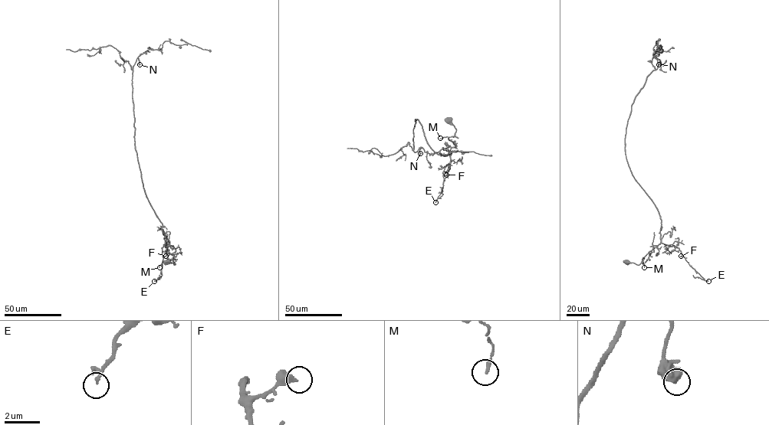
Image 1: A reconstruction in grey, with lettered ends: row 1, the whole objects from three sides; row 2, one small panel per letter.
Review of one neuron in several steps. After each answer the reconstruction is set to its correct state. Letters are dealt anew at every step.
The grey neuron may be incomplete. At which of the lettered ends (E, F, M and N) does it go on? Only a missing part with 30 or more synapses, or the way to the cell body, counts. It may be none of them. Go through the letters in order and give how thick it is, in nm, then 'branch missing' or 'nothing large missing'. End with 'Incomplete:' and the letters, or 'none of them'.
E: 150 nm thick; nothing large missing
F: 280 nm thick; nothing large missing
M: 180 nm thick; nothing large missing
N: 460 nm thick; nothing large missing
Incomplete: none of them

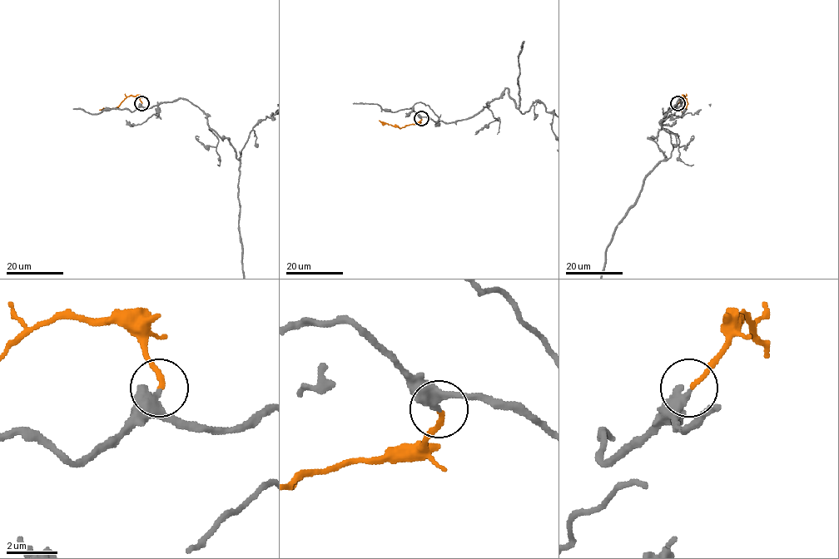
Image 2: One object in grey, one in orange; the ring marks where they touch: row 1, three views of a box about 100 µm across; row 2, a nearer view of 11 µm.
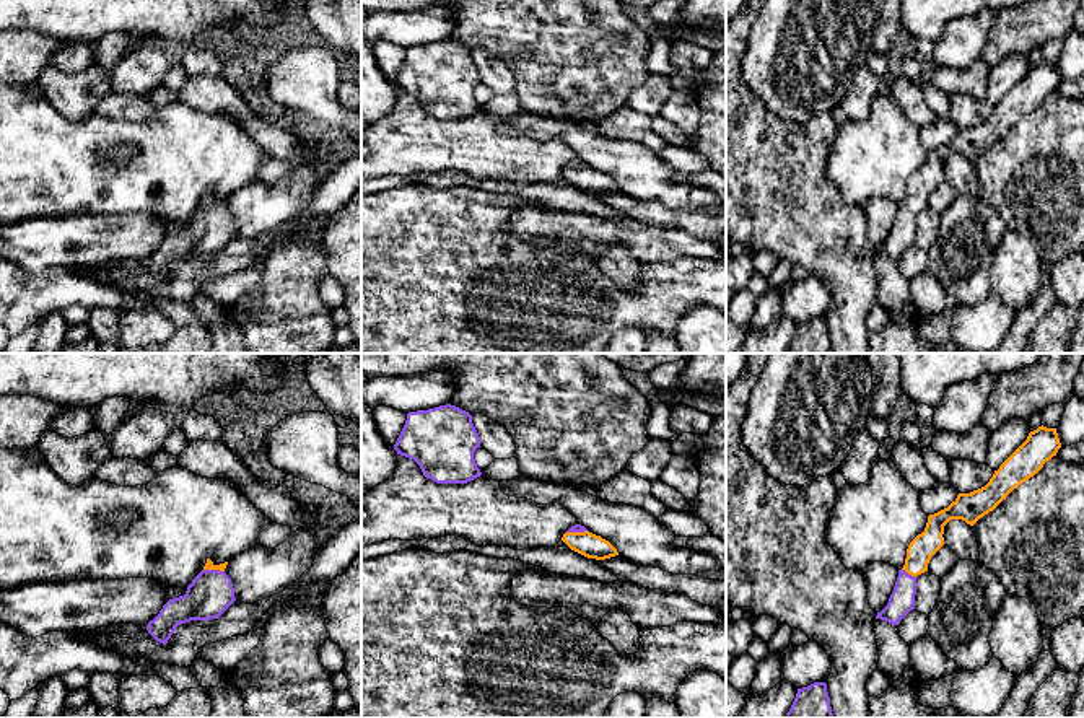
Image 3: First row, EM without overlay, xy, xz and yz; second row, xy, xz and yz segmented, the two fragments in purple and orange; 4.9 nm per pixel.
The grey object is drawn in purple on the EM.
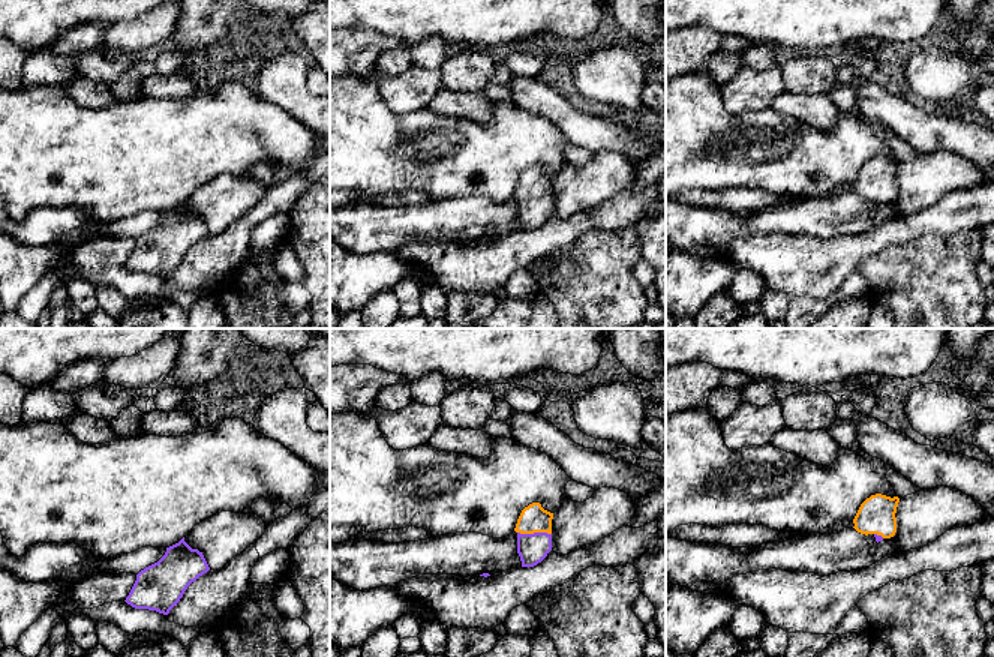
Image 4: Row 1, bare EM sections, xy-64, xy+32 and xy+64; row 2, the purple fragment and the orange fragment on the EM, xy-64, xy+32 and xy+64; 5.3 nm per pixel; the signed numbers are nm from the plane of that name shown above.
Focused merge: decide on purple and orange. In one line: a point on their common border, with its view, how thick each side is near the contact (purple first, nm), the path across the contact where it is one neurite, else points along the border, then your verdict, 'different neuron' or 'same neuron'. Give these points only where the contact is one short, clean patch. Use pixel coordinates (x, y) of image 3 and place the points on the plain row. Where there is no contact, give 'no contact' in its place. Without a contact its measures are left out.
meets purple in xy at (214, 205); 220 nm thick on the purple side, 50 nm on the other; runs through xy (210, 228), (214, 205), (209, 201); same neuron

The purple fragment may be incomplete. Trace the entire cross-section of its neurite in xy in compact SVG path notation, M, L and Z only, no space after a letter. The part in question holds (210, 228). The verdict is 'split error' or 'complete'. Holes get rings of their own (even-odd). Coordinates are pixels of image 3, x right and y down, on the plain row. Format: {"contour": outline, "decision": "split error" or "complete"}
{"contour": "M210 194L187 221L184 231L169 234L148 257L148 269L166 280L176 262L190 256L218 254L234 236L231 213L225 208L228 197L215 200Z", "decision": "split error"}

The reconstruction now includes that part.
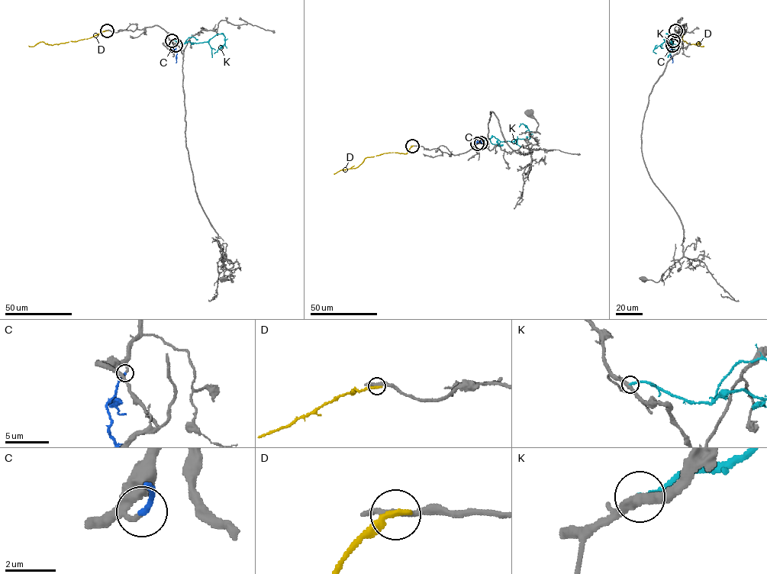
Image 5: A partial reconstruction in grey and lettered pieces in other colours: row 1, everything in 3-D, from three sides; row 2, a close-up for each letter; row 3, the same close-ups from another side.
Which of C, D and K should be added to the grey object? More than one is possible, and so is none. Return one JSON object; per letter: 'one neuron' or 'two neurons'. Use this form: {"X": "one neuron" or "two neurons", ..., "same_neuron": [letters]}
{"C": "one neuron", "D": "two neurons", "K": "two neurons", "same_neuron": ["C"]}

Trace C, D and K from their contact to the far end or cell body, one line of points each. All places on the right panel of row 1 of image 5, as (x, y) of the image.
C: (672, 45), (670, 51), (671, 62)
D: (675, 30), (683, 33), (681, 38), (688, 44), (697, 44), (698, 41), (700, 46), (703, 46)
K: (673, 40), (668, 43), (665, 41), (671, 43), (668, 33), (668, 38), (653, 50), (656, 53)

